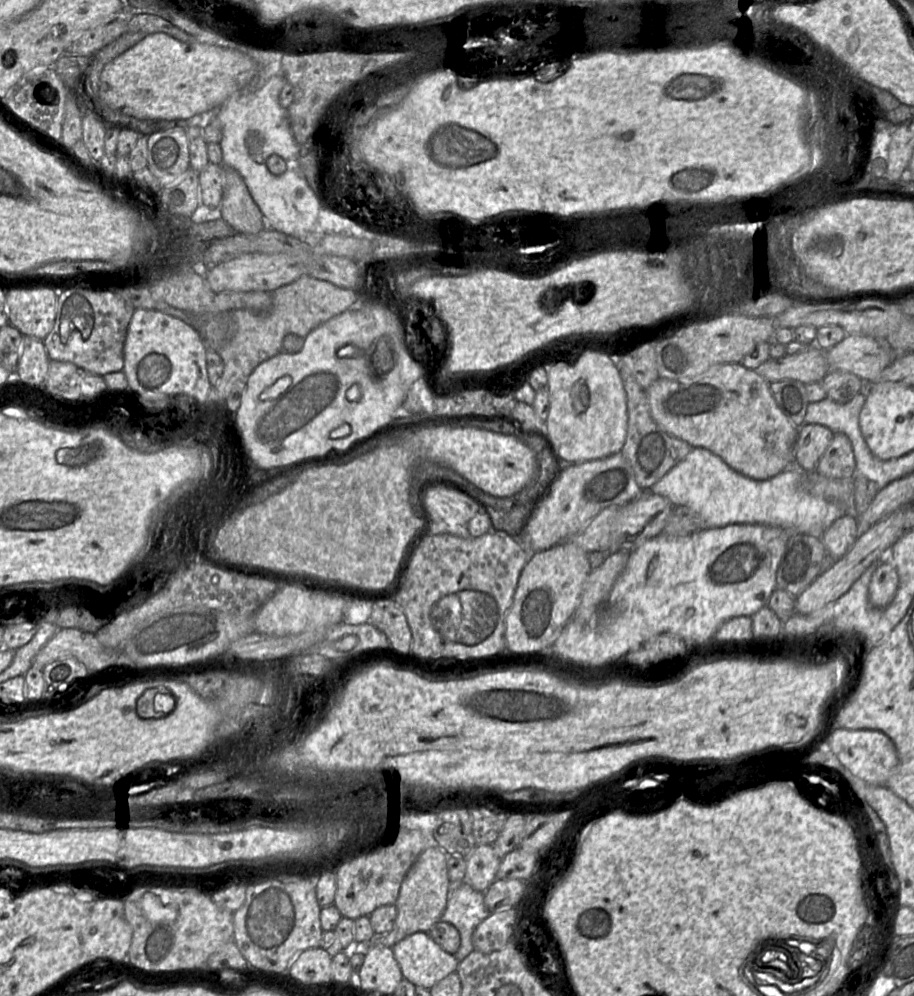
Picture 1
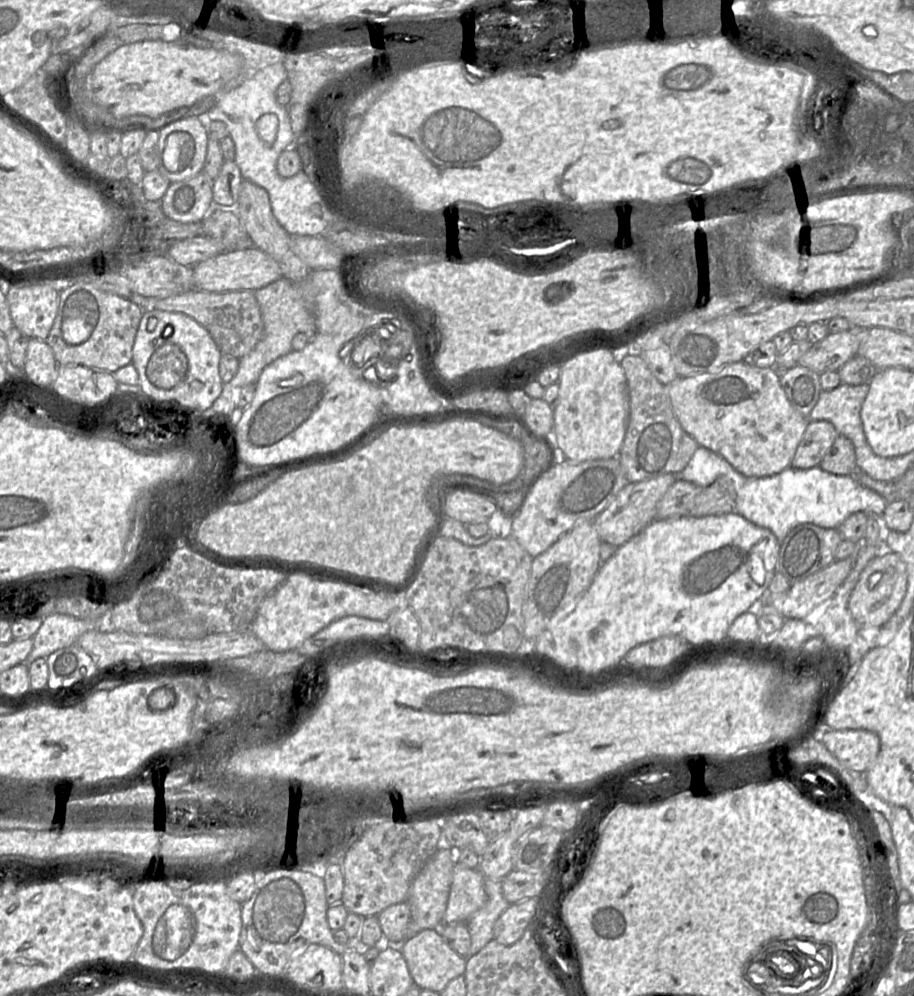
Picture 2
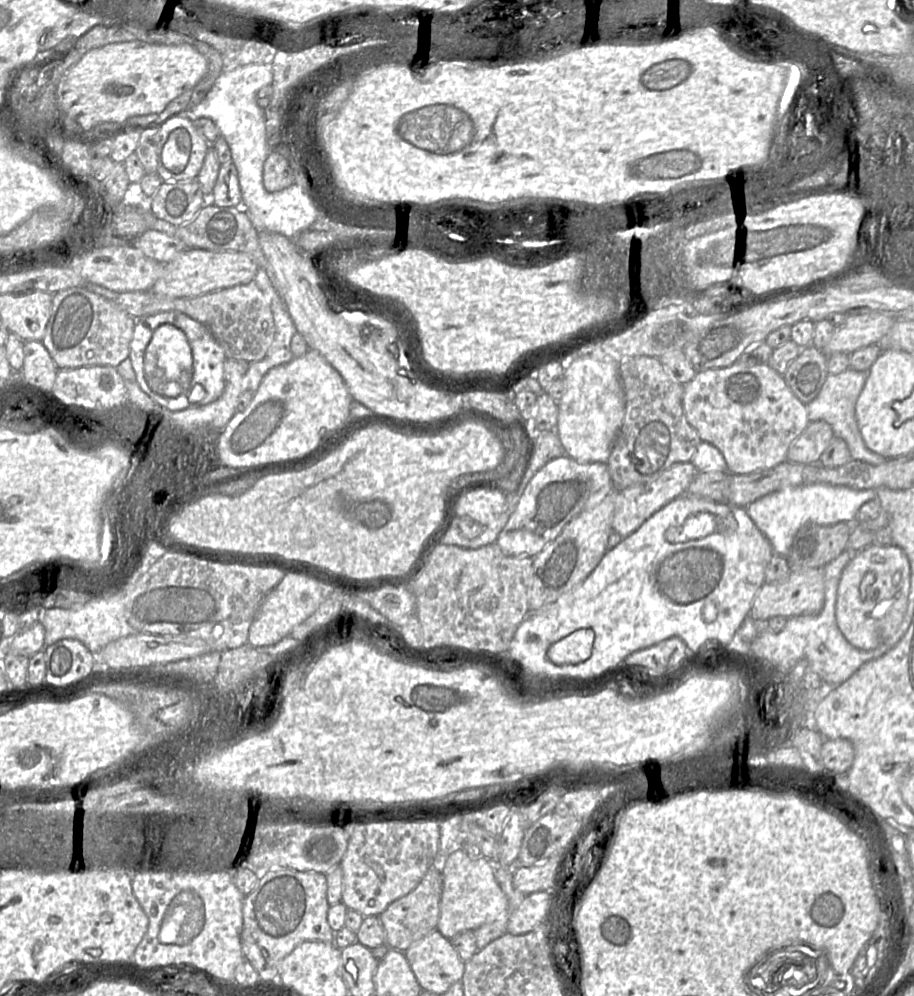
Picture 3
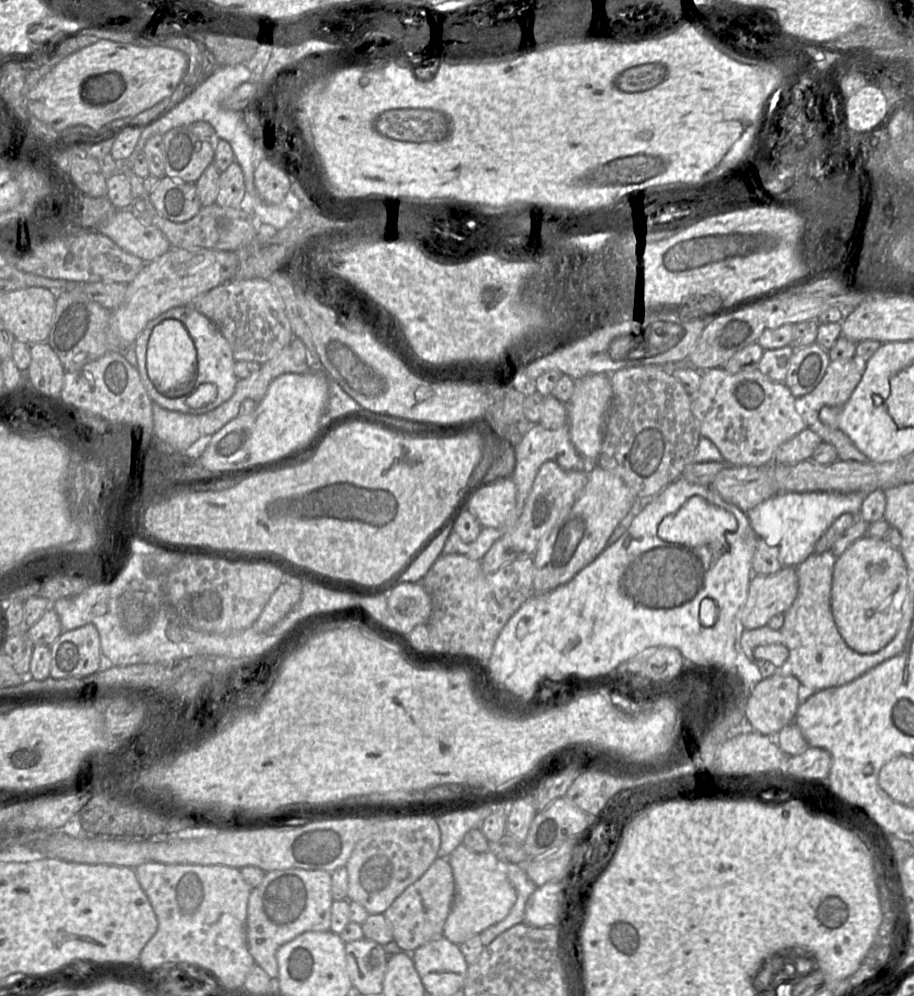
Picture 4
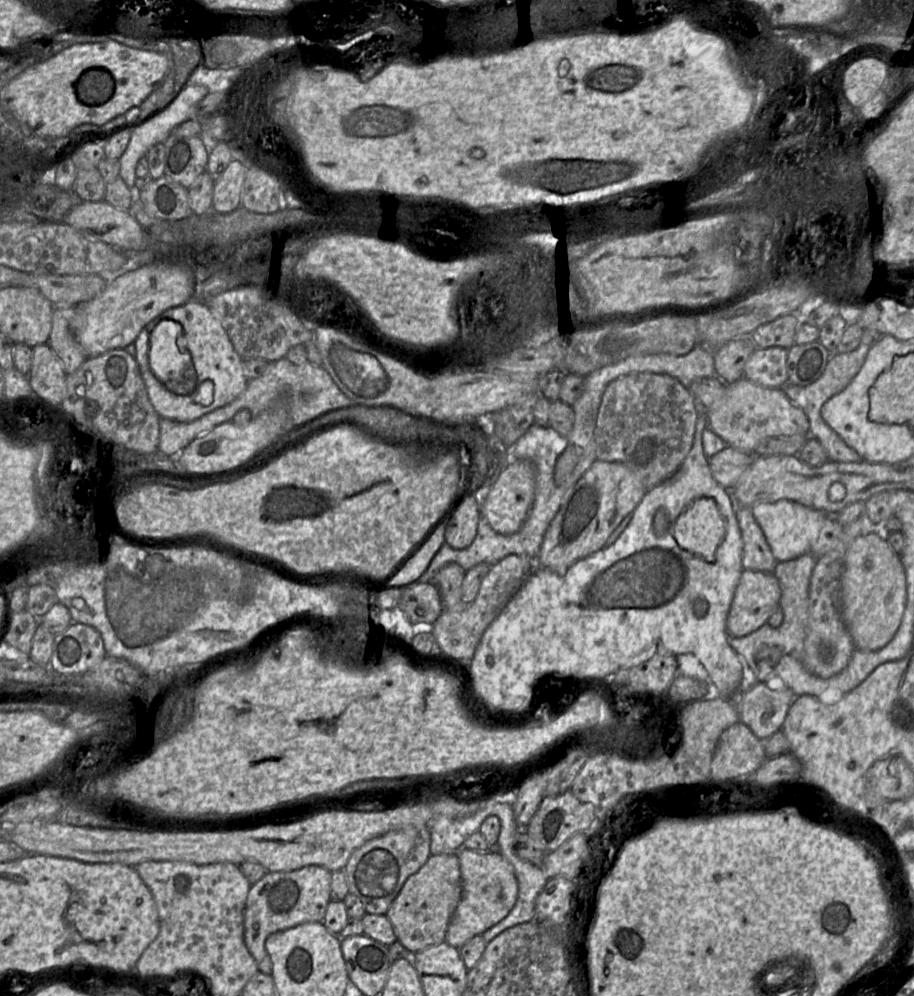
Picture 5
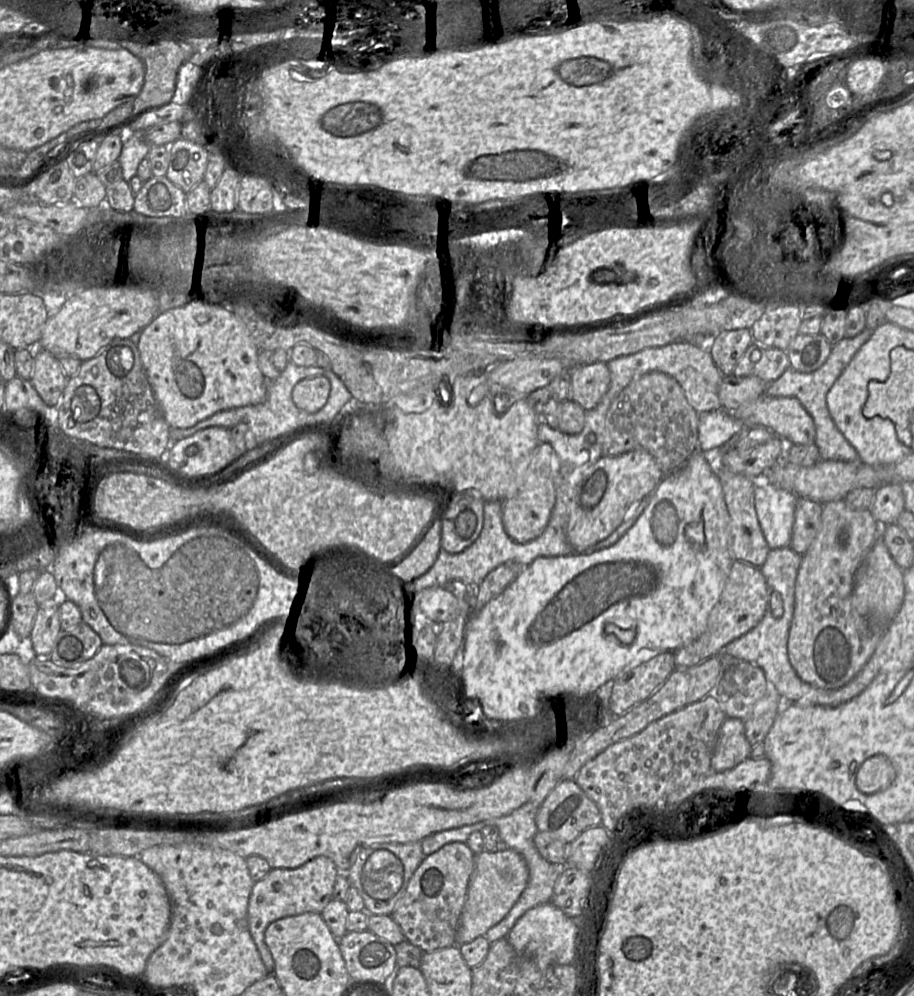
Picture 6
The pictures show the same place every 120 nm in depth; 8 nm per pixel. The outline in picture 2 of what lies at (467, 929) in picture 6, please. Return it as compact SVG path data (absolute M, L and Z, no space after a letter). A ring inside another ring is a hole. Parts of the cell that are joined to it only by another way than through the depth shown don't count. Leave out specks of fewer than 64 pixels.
M456 863L443 924L465 923L487 901L485 877L478 869L469 869Z

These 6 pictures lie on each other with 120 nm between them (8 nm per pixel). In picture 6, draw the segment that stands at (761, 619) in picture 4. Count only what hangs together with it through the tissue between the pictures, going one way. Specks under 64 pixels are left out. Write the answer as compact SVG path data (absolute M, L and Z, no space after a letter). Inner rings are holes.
M734 560L719 600L708 616L704 632L688 645L667 651L673 652L676 668L694 666L718 655L725 645L754 628L766 612L771 591L760 568Z

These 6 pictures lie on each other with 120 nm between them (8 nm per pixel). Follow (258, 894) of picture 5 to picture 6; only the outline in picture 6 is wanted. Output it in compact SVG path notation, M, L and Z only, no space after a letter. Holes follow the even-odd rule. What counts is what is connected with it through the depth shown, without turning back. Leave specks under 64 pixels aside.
M318 856L294 869L271 869L264 878L254 882L248 902L249 931L268 974L274 973L274 960L264 940L266 928L272 922L284 917L300 915L307 912L321 913L326 905L332 900L336 877L339 873L341 872L339 872L331 859L326 856Z

